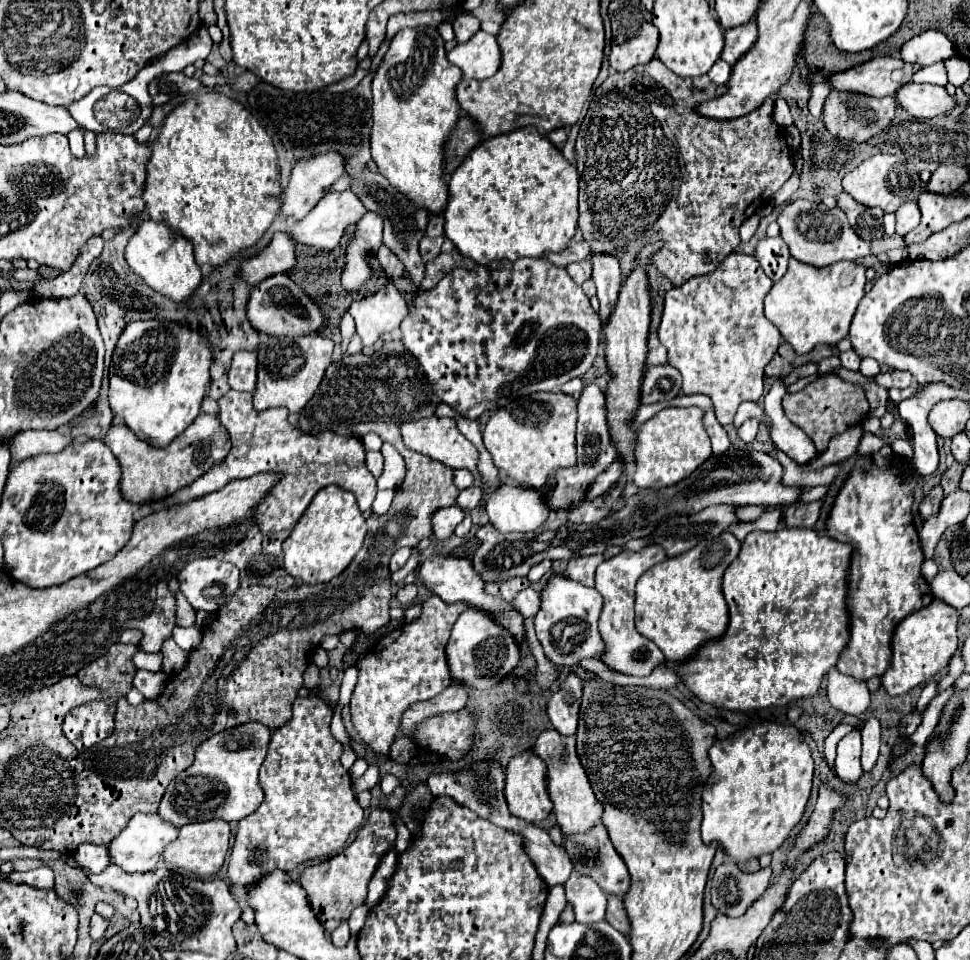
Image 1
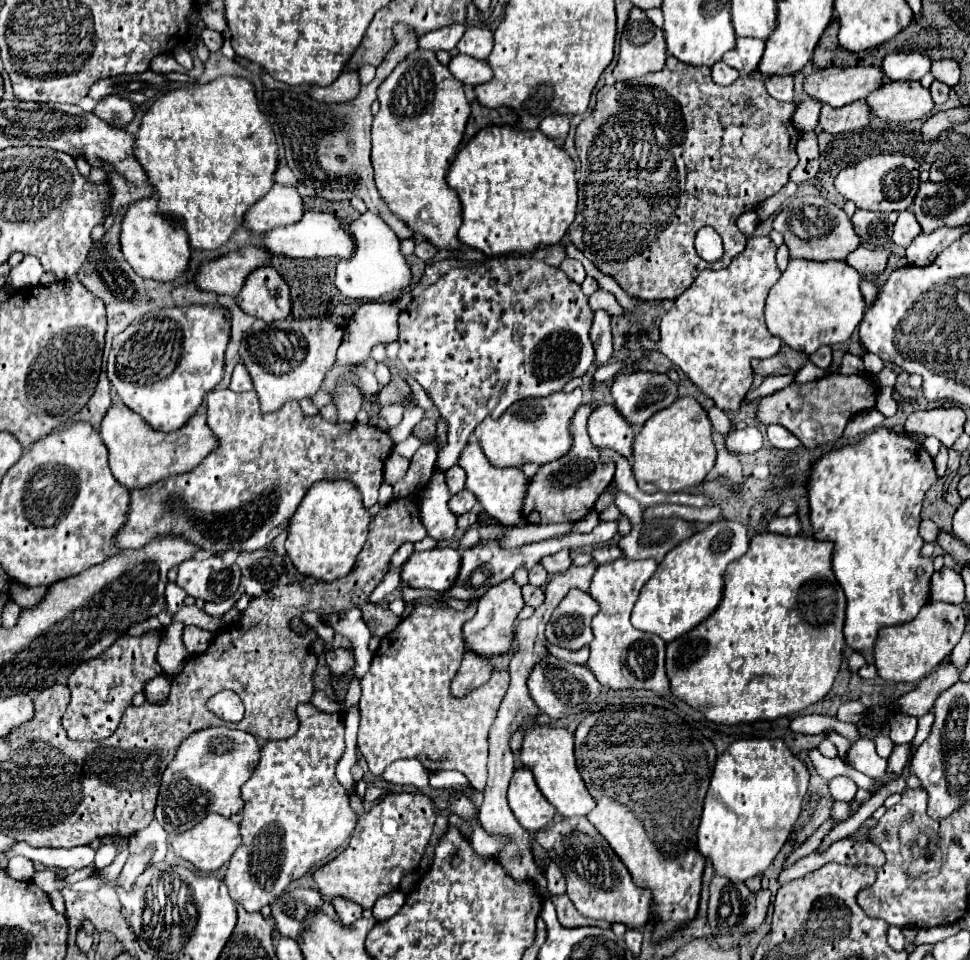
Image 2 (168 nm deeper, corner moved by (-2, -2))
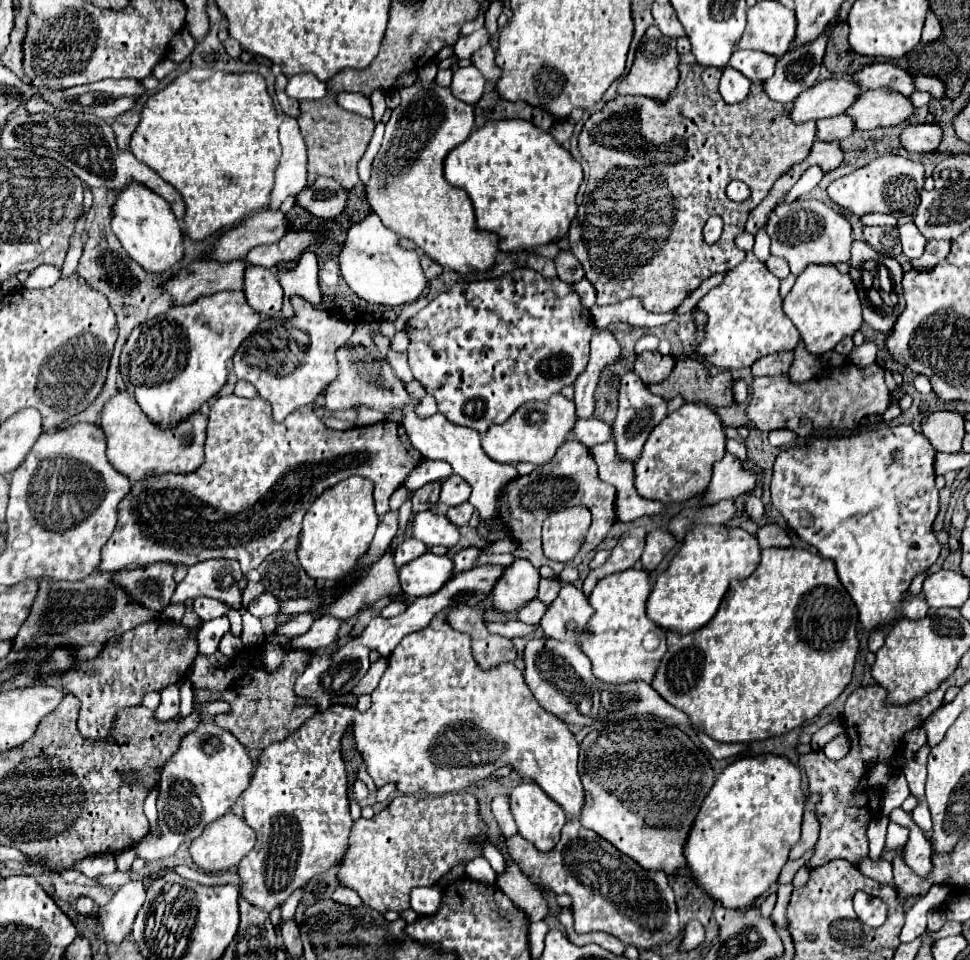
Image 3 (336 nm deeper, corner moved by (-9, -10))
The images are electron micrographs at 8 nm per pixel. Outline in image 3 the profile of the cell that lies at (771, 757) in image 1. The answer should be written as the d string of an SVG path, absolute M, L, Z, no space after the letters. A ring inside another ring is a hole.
M755 756L741 758L729 764L715 780L711 792L707 794L699 816L695 818L695 828L687 840L685 858L693 872L697 884L725 908L745 908L761 898L779 878L781 868L789 858L789 850L799 840L803 822L805 794L801 788L801 772L785 756Z

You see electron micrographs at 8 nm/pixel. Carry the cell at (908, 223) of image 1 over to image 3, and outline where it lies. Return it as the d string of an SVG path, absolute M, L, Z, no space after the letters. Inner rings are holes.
M907 222L903 226L899 226L899 236L901 236L901 246L903 246L903 254L913 260L919 258L925 250L927 238L917 230L917 226L913 222Z

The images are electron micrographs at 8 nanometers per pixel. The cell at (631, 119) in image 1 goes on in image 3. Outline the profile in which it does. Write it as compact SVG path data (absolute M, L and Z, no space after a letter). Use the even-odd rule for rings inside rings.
M679 64L679 72L681 80L665 102L647 96L617 96L599 112L591 114L579 134L579 152L589 164L589 180L577 218L569 230L569 242L571 252L585 270L585 278L597 290L599 306L639 298L649 312L673 312L705 278L717 272L729 272L743 262L745 252L735 246L735 236L745 230L749 212L785 172L807 158L815 142L815 122L795 124L789 106L773 102L761 82L751 84L747 100L727 104L717 90L719 68ZM647 166L659 166L665 172L637 172ZM731 180L749 184L751 196L745 202L733 202L725 194ZM713 214L723 218L725 228L721 240L709 246L703 240L703 226Z

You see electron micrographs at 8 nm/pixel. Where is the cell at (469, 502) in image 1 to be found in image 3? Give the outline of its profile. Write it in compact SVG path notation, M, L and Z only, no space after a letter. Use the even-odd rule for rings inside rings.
M469 502L465 504L459 504L459 506L453 506L447 510L447 518L455 524L455 526L465 526L469 520L471 520L471 514L473 514L475 508L471 508Z

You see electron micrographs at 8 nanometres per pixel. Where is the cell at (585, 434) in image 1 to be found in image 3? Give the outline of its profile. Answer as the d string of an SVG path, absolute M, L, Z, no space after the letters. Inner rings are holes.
M567 440L555 454L555 460L551 460L551 464L539 466L529 476L519 476L517 480L513 480L513 484L509 484L509 488L501 496L503 510L501 510L499 518L507 524L513 538L517 542L521 542L519 550L515 552L517 558L529 560L535 568L549 566L555 570L555 574L561 574L561 570L565 566L579 566L579 562L591 550L595 550L597 544L605 538L605 534L613 528L613 524L615 524L613 502L615 502L615 488L611 484L605 484L599 480L595 460L593 460L589 448L585 444L579 444L577 440ZM571 506L589 508L589 512L593 514L593 522L591 522L591 526L583 538L583 544L573 560L569 560L569 562L547 560L543 554L543 548L541 548L541 524L551 512L559 512L559 510L565 510Z

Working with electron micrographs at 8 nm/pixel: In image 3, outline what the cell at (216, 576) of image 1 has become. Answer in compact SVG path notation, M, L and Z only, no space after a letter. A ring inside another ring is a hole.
M203 560L189 568L187 576L177 584L171 602L207 596L235 608L241 606L241 580L243 572L237 560Z

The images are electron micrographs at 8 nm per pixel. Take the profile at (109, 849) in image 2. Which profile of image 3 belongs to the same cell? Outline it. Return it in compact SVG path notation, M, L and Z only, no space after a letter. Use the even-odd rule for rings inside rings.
M123 848L119 854L115 854L117 870L121 870L121 872L129 872L129 870L131 870L131 864L135 862L135 858L137 858L135 848Z

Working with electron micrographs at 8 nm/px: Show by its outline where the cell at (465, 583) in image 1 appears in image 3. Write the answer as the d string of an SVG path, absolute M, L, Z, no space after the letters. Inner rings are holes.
M425 552L399 570L401 588L411 600L439 592L439 588L443 588L451 576L453 562L447 556L435 556L431 552Z

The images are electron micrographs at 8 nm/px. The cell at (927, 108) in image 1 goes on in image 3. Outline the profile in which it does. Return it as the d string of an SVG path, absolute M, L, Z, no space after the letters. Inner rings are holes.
M879 88L861 92L849 114L859 130L873 130L883 126L897 126L909 120L915 116L915 106L907 96L893 92L891 88Z

